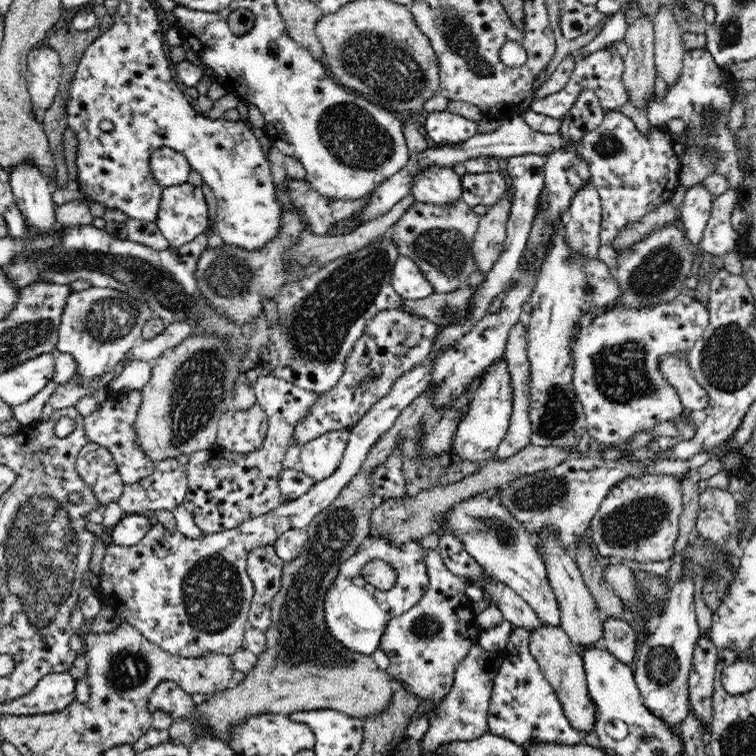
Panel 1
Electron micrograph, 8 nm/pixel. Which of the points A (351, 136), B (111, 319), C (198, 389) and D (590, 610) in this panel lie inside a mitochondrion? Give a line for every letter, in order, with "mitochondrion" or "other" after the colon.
A: mitochondrion
B: mitochondrion
C: mitochondrion
D: other

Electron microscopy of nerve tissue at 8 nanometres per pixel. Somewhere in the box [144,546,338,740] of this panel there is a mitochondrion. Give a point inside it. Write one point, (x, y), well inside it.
(212, 593)

